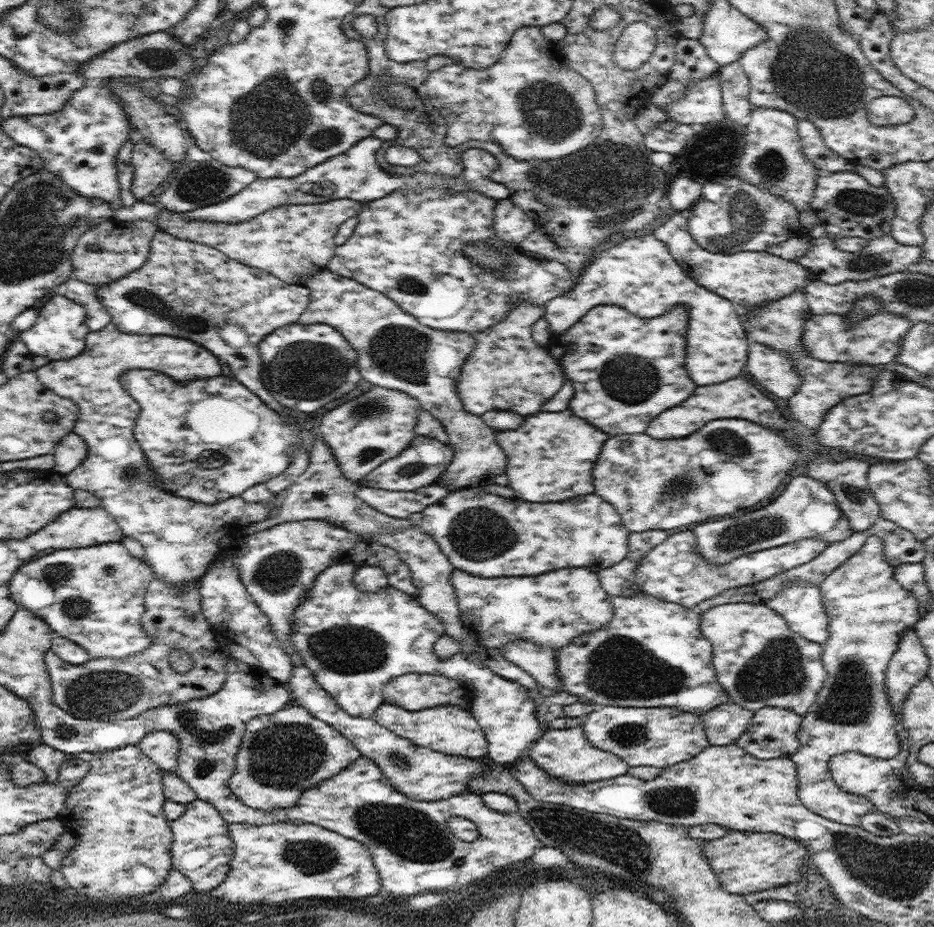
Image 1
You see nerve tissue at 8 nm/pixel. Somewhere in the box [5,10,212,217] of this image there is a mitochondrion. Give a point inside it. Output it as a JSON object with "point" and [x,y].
{"point":[150,57]}

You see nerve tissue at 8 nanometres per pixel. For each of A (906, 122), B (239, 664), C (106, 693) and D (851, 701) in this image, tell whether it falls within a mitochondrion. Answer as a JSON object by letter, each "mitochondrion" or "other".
{"A":"other","B":"other","C":"mitochondrion","D":"mitochondrion"}

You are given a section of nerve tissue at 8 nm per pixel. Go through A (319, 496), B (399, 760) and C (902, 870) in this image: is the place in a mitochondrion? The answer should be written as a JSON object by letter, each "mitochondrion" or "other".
{"A":"other","B":"mitochondrion","C":"mitochondrion"}

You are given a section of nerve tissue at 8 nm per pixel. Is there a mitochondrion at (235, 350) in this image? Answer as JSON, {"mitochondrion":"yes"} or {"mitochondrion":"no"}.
{"mitochondrion":"no"}

